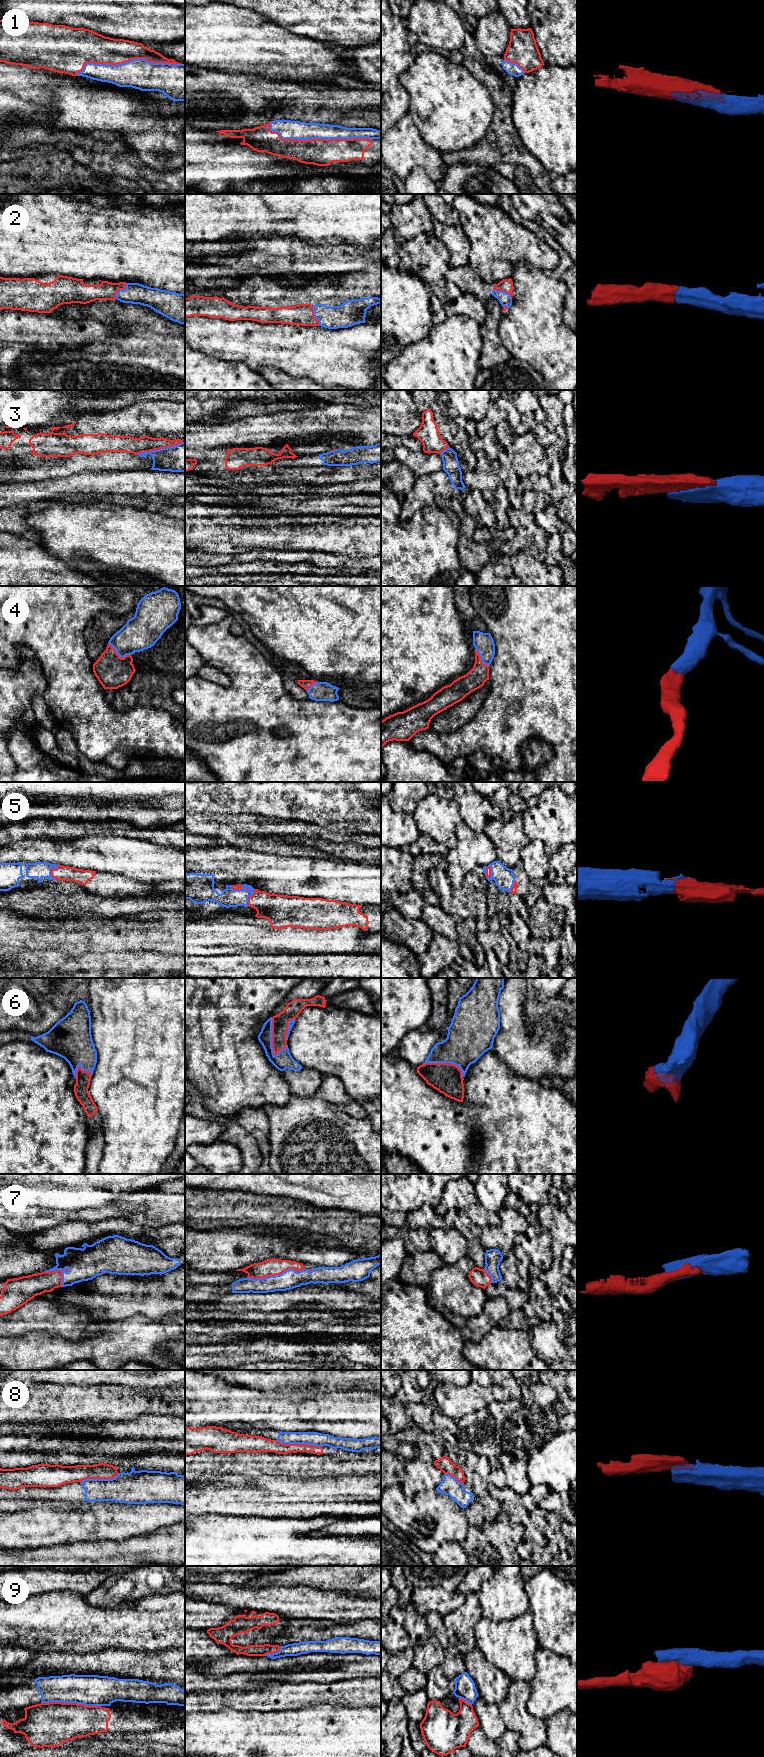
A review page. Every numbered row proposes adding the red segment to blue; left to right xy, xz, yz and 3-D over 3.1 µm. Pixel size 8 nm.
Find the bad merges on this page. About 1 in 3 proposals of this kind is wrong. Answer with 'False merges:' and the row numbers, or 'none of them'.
False merges: 3, 8, 9

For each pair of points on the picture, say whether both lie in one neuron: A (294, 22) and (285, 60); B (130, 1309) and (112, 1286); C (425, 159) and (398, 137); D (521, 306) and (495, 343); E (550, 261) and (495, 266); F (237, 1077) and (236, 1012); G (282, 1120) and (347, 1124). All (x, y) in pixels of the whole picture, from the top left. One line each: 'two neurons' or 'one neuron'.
A: two neurons
B: one neuron
C: one neuron
D: two neurons
E: one neuron
F: one neuron
G: one neuron

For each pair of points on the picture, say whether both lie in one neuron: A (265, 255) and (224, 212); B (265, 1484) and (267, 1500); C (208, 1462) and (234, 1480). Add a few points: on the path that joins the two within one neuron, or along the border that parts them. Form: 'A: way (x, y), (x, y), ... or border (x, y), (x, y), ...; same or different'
A: border (271, 236), (232, 236), (224, 240); different
B: way (265, 1488), (265, 1496); same
C: border (201, 1474), (245, 1474), (248, 1476); different

